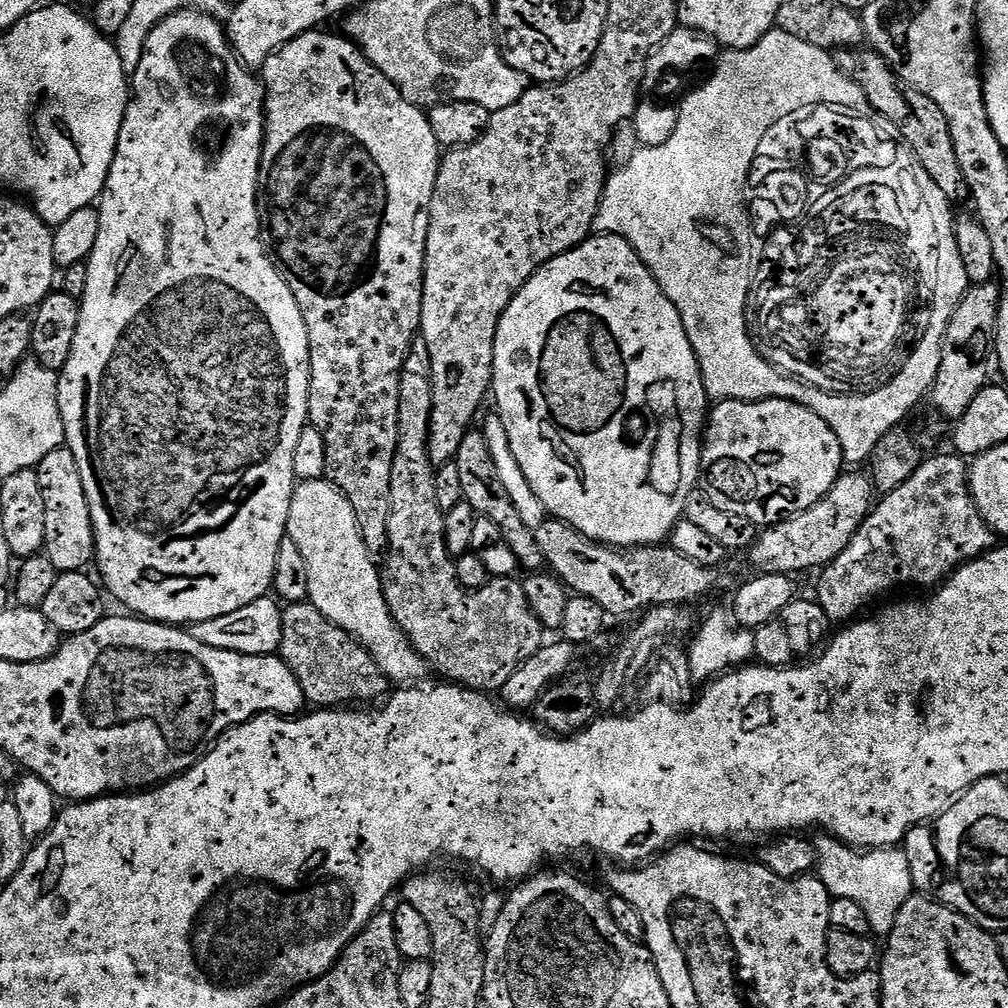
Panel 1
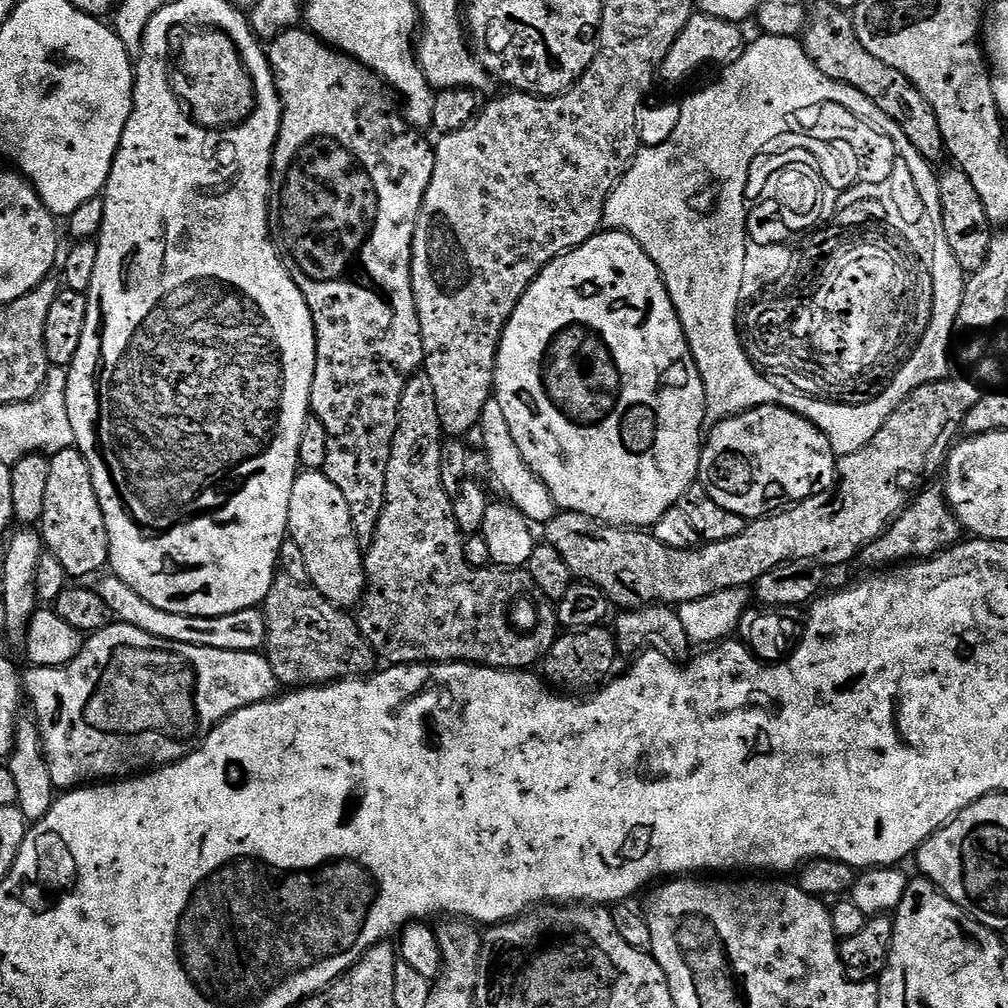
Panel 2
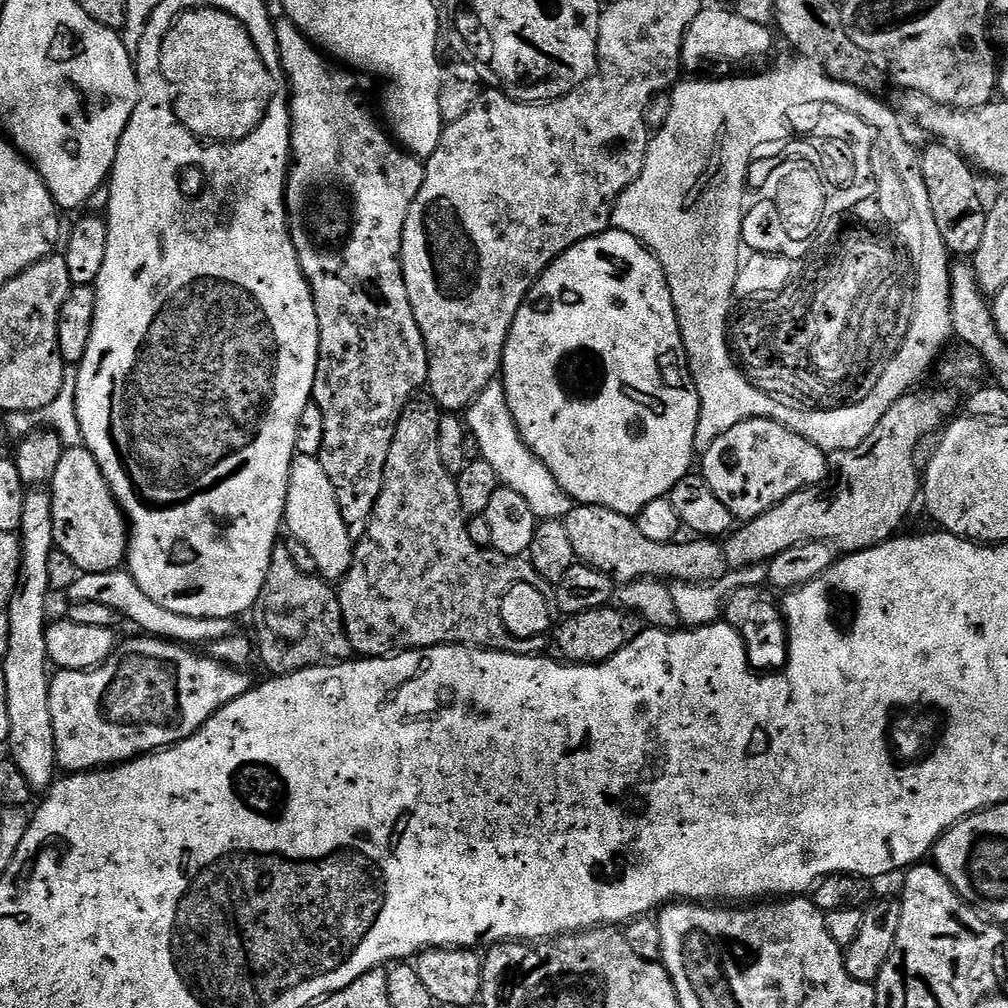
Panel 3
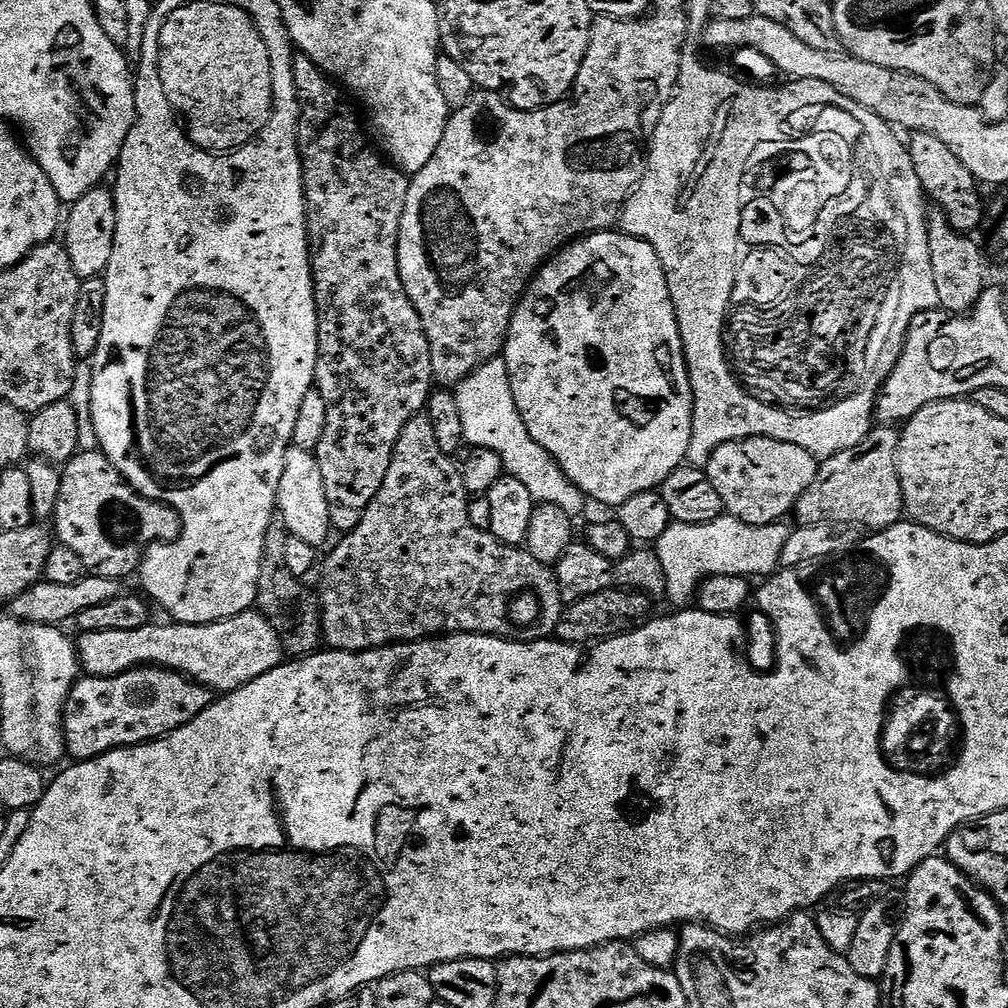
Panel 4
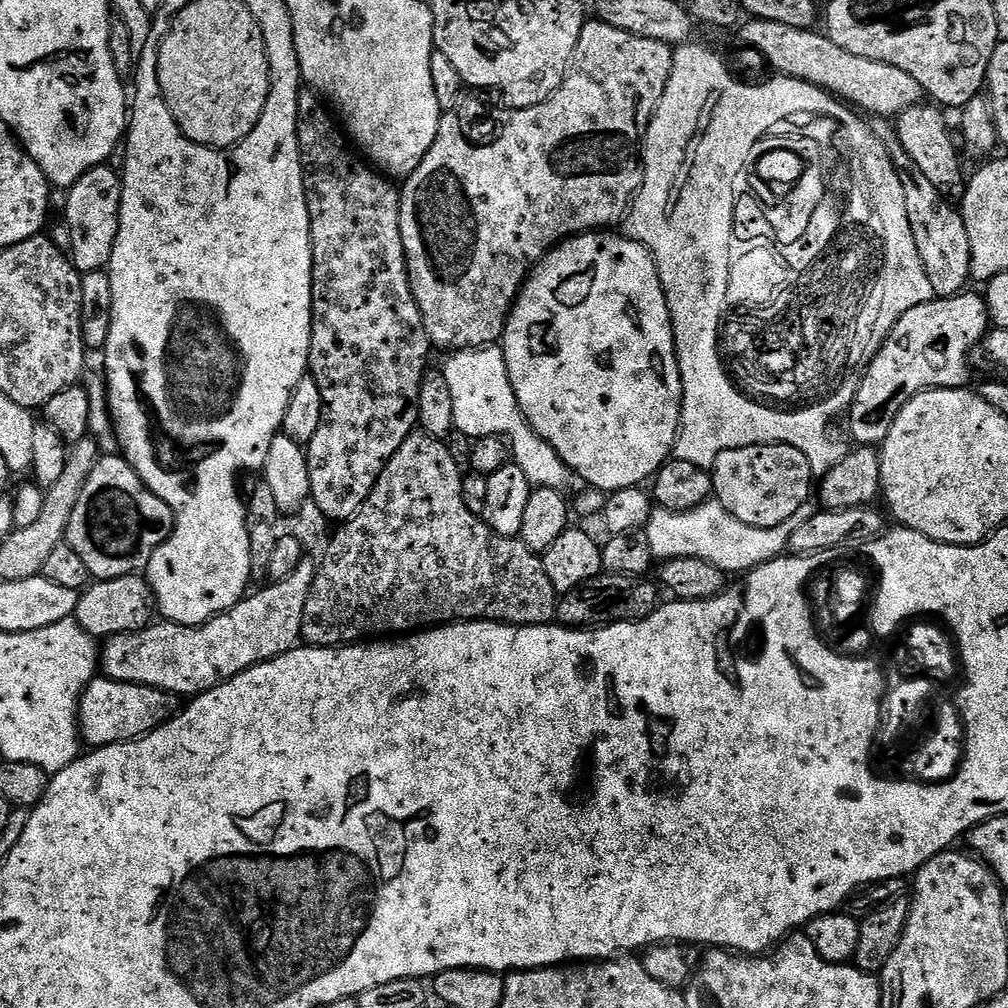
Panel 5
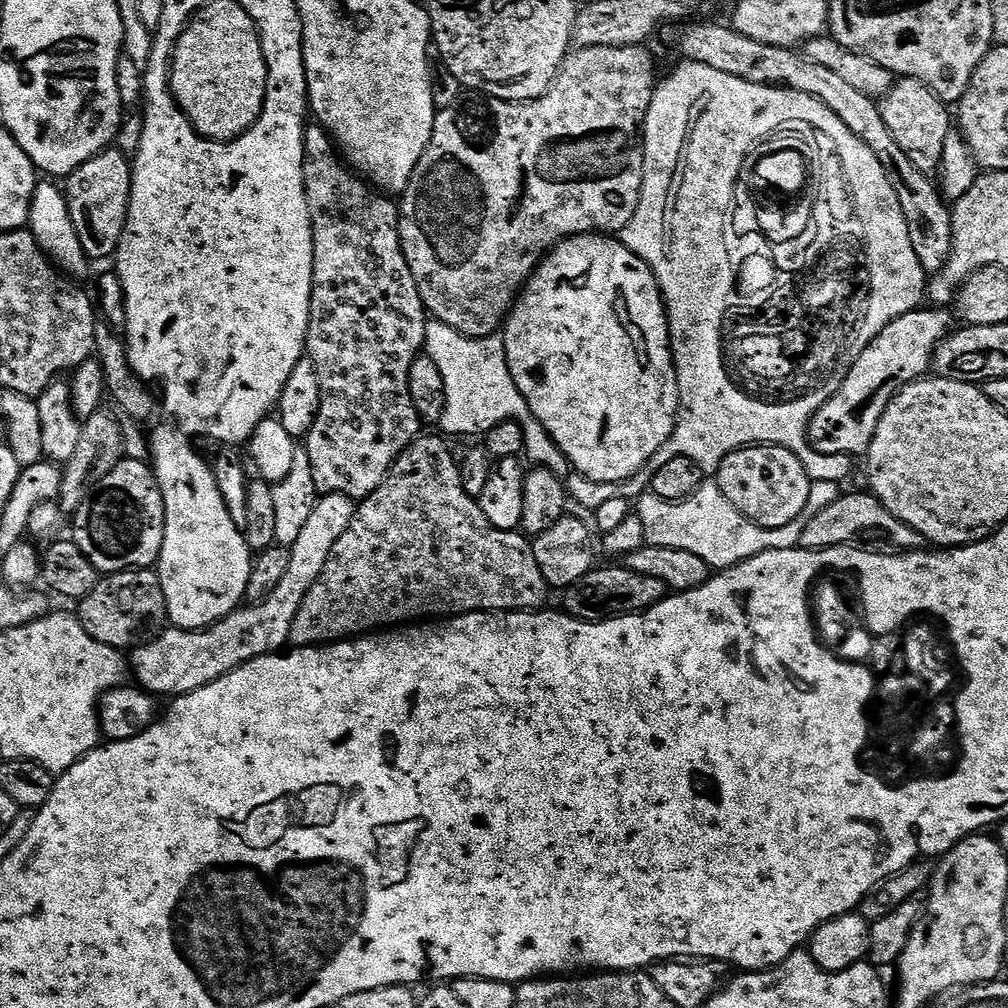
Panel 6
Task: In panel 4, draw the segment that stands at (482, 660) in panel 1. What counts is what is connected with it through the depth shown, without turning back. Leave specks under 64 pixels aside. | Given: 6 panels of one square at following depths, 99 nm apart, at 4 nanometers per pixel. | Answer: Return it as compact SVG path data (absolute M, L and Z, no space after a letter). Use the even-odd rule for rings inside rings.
M426 414L410 418L410 422L406 422L394 446L394 454L390 458L390 470L386 470L386 478L382 478L382 486L378 494L374 494L370 506L366 506L366 514L362 514L362 522L354 526L354 530L343 533L339 537L340 545L325 560L323 557L322 567L318 572L318 577L320 576L318 612L322 640L329 649L338 652L368 652L372 648L387 648L389 644L409 644L411 640L427 640L434 636L447 636L454 632L497 636L503 640L517 640L523 644L555 637L560 615L564 613L566 607L564 599L560 596L555 571L549 565L538 562L538 558L531 556L523 547L503 544L501 540L494 538L491 532L483 532L475 528L470 522L468 513L469 499L470 493L464 488L457 461L447 456L438 446L434 426L430 426L430 418ZM515 596L516 616L508 616L508 607L511 606Z

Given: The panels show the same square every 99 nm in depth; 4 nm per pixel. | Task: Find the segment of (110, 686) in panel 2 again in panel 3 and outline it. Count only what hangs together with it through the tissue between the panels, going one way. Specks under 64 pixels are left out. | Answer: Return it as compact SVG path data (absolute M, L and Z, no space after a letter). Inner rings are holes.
M143 634L137 635L137 637L137 640L128 640L125 644L124 641L117 643L115 650L112 651L112 657L104 664L93 668L90 672L65 672L60 670L51 677L50 718L54 718L54 742L58 750L56 762L65 773L91 772L97 768L125 764L126 761L135 760L138 756L146 756L150 752L158 752L162 748L170 748L174 744L190 738L215 712L222 710L222 706L234 702L234 698L246 694L254 687L254 680L247 676L249 674L247 671L231 668L229 664L220 664L217 660L213 660L211 655L204 654L204 656L199 656L196 653L199 651L189 650L179 644L173 644L166 640L157 640Z

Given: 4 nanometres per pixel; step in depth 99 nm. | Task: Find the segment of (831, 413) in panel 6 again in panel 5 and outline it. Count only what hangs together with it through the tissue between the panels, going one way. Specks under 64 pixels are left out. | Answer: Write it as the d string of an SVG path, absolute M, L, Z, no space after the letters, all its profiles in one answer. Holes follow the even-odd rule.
M965 290L957 296L941 296L930 302L922 302L922 306L914 306L914 310L906 310L902 318L890 330L881 348L876 349L876 356L864 369L856 386L852 405L846 413L848 432L860 446L879 446L884 443L890 426L894 426L894 418L920 392L928 392L931 388L963 388L968 380L968 355L977 351L978 345L990 331L988 304L978 291Z

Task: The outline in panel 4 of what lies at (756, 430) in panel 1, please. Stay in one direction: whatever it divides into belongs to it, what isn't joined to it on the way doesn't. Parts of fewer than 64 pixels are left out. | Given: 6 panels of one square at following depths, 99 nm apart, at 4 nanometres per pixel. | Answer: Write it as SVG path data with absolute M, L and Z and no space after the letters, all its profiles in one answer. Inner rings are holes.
M755 436L718 446L708 459L706 471L710 482L714 482L714 490L718 490L722 498L727 515L762 526L783 521L784 515L795 509L798 498L802 498L810 482L814 482L817 467L816 457L802 450L802 446Z

